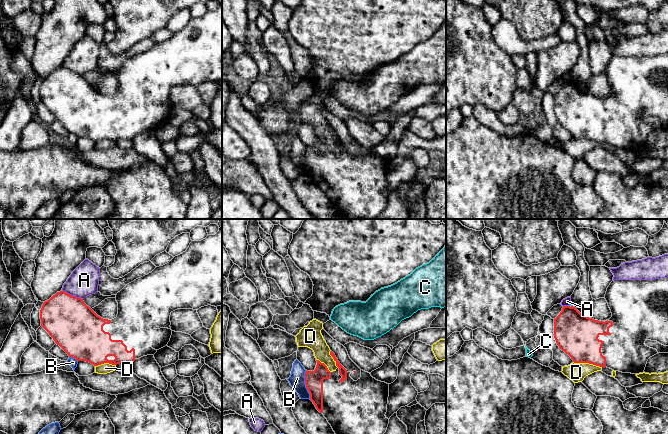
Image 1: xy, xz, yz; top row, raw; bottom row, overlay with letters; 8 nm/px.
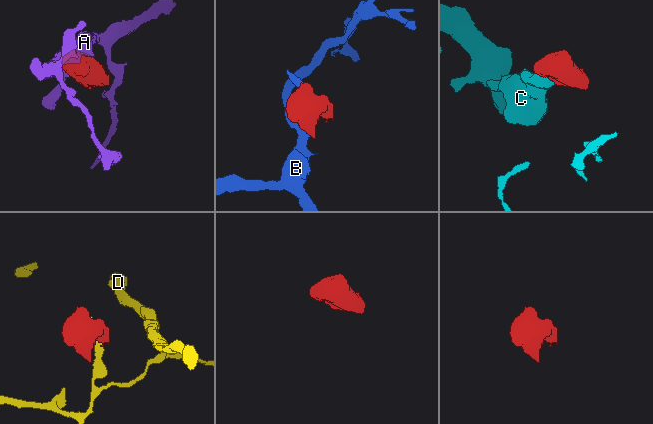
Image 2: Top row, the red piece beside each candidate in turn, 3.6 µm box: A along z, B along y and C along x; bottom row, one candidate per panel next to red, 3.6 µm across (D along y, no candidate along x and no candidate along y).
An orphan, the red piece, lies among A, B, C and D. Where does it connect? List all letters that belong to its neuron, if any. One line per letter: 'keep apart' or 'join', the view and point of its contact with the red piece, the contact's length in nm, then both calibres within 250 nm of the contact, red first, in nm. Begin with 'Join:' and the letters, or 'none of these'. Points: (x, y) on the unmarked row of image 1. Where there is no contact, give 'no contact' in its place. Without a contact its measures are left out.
Join: none of these
A: keep apart; meets red in xy at (71, 71); contact 180 nm long; 400 nm thick on the red side, 240 nm on the other
B: keep apart; meets red in xz at (305, 160); contact 240 nm long; 140 nm thick on the red side, 130 nm on the other
C: keep apart; meets red in yz at (569, 82); contact 30 nm long; 340 nm thick on the red side, 20 nm on the other
D: keep apart; meets red in yz at (587, 138); contact 240 nm long; 340 nm thick on the red side, 150 nm on the other

